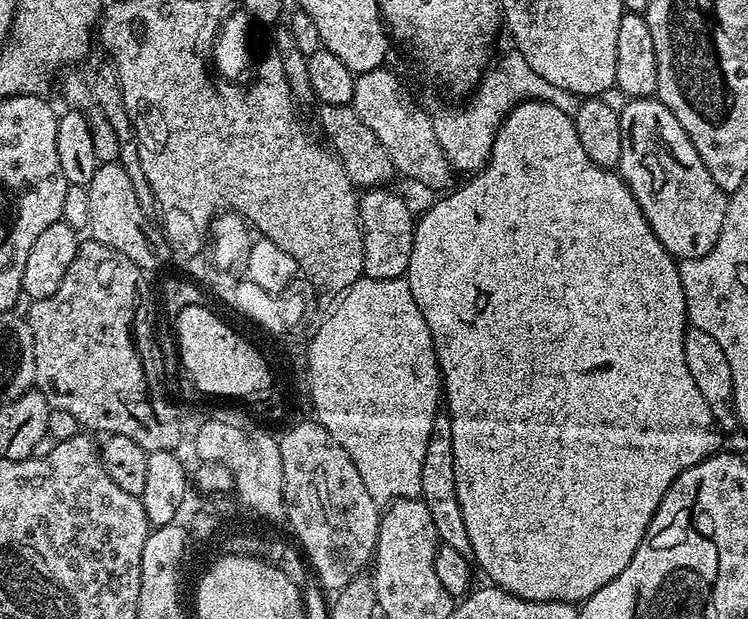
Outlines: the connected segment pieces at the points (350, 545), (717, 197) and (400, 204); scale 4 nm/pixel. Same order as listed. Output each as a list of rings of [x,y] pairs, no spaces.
[[[309,420],[294,425],[285,436],[279,437],[286,522],[292,526],[293,534],[300,539],[299,547],[311,571],[316,571],[317,578],[326,587],[339,590],[346,587],[355,576],[361,575],[373,559],[381,509],[366,491],[362,474],[358,474],[358,466],[350,462],[350,454],[346,454],[346,450],[342,450],[338,442],[334,442],[334,438],[321,424]]]
[[[632,98],[620,112],[622,158],[618,175],[634,194],[650,230],[677,261],[706,254],[722,234],[728,196],[710,178],[694,142],[678,126],[678,118],[658,98]]]
[[[387,187],[367,189],[359,197],[360,229],[364,235],[364,276],[401,278],[410,266],[410,250],[414,246],[416,225],[408,204]]]

